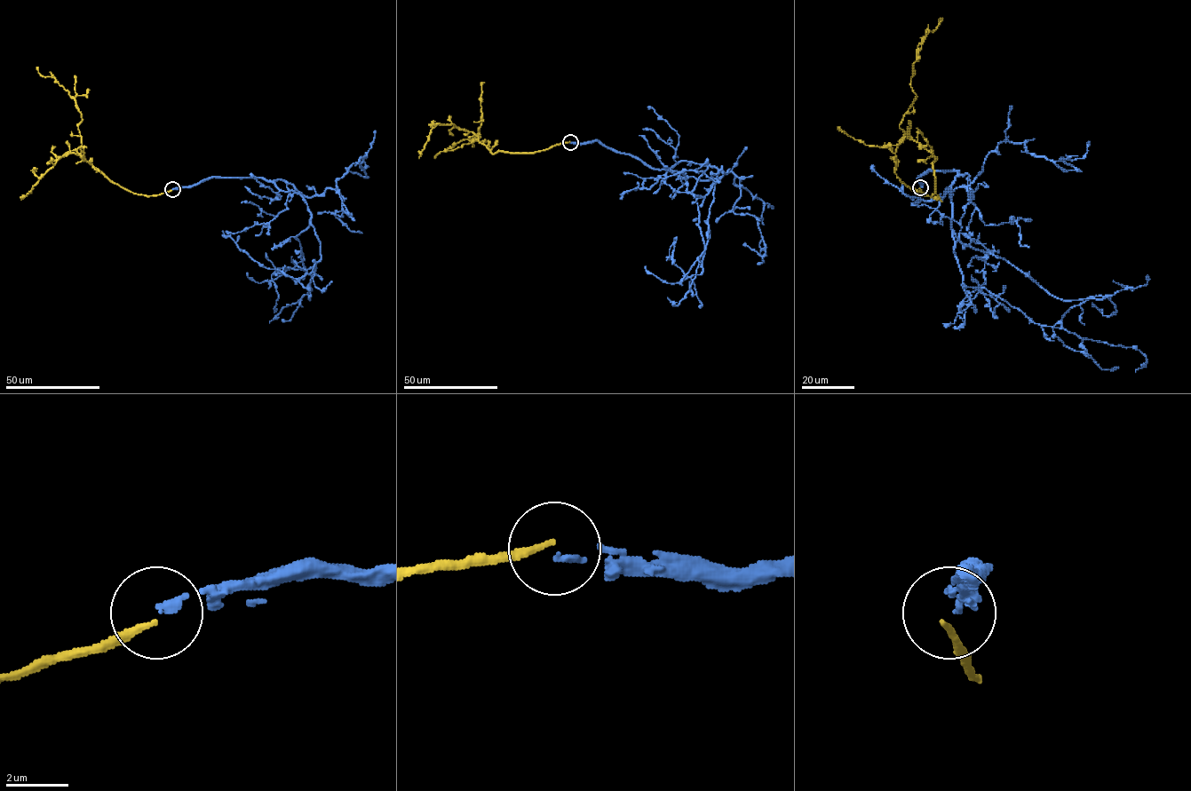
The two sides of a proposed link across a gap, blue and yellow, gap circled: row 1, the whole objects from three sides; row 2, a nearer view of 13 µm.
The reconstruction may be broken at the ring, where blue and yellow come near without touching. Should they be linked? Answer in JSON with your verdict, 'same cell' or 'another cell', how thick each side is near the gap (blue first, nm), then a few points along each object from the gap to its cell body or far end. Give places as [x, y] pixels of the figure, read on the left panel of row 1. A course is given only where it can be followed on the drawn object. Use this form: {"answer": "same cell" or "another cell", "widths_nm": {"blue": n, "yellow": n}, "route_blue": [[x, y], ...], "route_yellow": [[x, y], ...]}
{"answer": "another cell", "widths_nm": {"blue": 200, "yellow": 180}, "route_blue": [[172, 189], [264, 177], [302, 196], [311, 220], [294, 237], [306, 271], [271, 275], [274, 312]], "route_yellow": [[172, 190], [152, 195], [133, 193], [83, 160], [75, 101], [36, 67]]}

